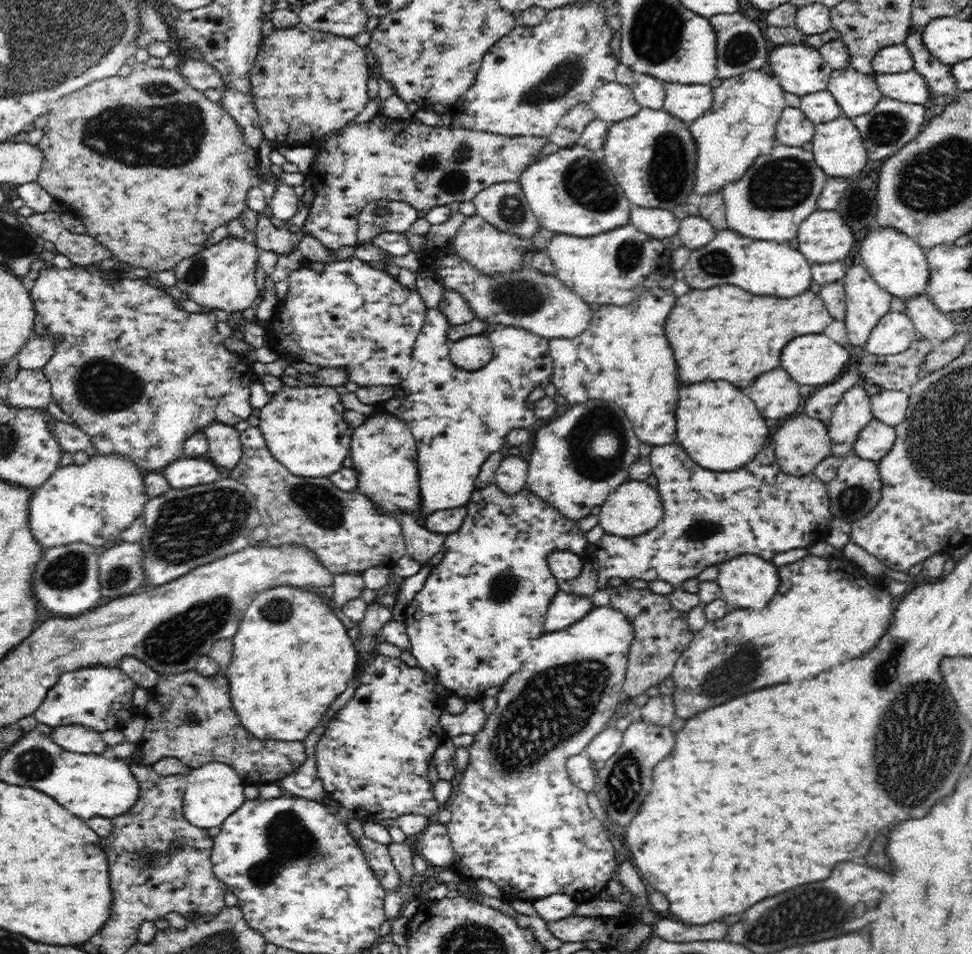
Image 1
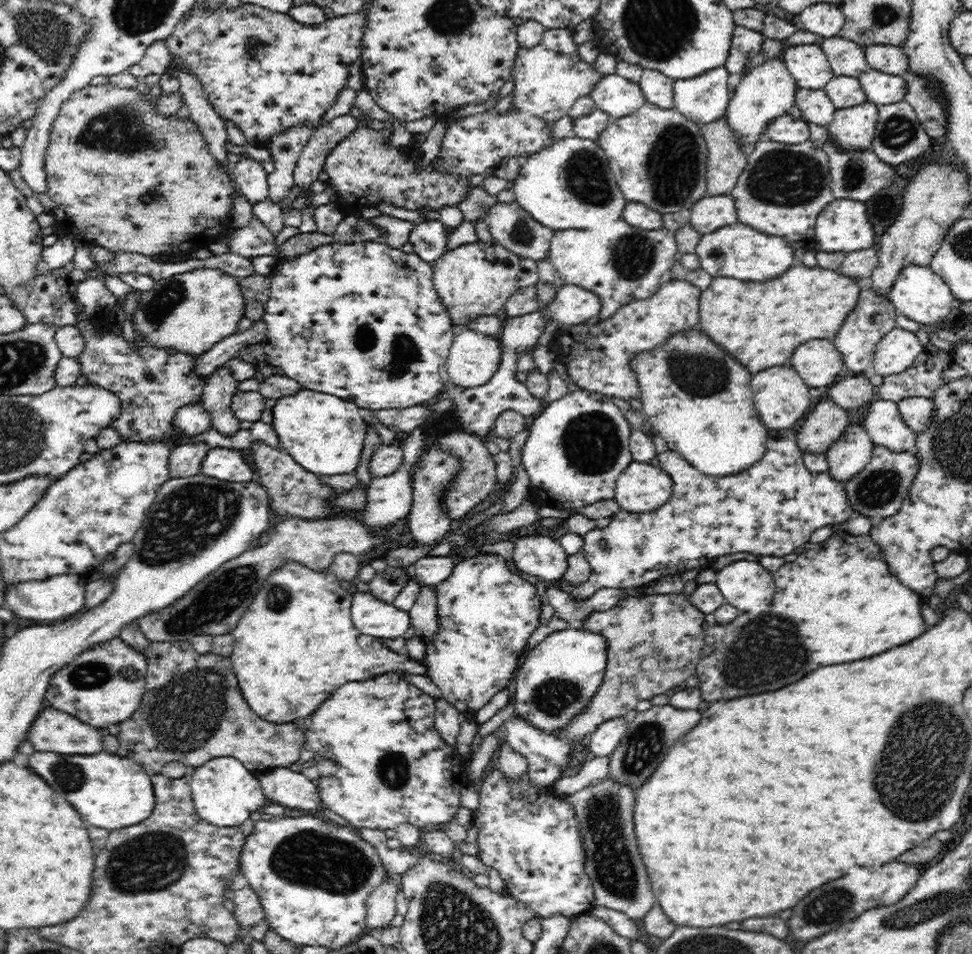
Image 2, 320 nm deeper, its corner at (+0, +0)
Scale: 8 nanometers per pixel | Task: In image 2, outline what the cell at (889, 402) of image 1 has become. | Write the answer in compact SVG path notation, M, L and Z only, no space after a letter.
M910 397L901 400L898 408L908 425L917 435L922 434L935 422L935 404L933 399L922 397Z

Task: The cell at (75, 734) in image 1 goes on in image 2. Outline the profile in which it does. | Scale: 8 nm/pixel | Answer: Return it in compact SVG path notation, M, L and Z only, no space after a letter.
M44 705L40 714L33 720L26 740L32 744L35 752L52 752L62 756L88 756L93 753L106 751L103 743L103 736L98 728L86 724L75 716L60 712L50 705Z

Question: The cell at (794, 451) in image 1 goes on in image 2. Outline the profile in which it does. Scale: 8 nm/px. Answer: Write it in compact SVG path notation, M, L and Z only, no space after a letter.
M825 397L820 404L814 404L806 414L802 428L798 430L797 443L803 452L825 453L852 425L850 414L834 400Z

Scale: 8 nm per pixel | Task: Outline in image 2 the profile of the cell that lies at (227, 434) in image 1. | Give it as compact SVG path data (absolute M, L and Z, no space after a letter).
M225 364L206 379L200 401L210 416L212 426L224 436L232 436L240 430L241 421L231 409L233 396L238 392L239 381Z

